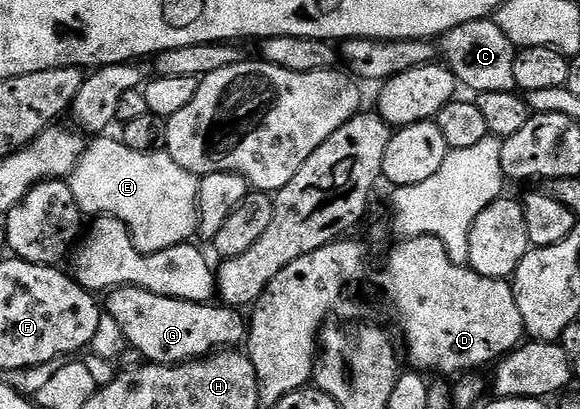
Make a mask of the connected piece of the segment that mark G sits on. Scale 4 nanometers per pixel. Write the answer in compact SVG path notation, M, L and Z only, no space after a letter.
M114 287L107 292L107 318L117 323L125 344L133 347L150 363L189 363L217 349L240 345L246 339L246 319L227 305L191 303L162 297L141 287Z

